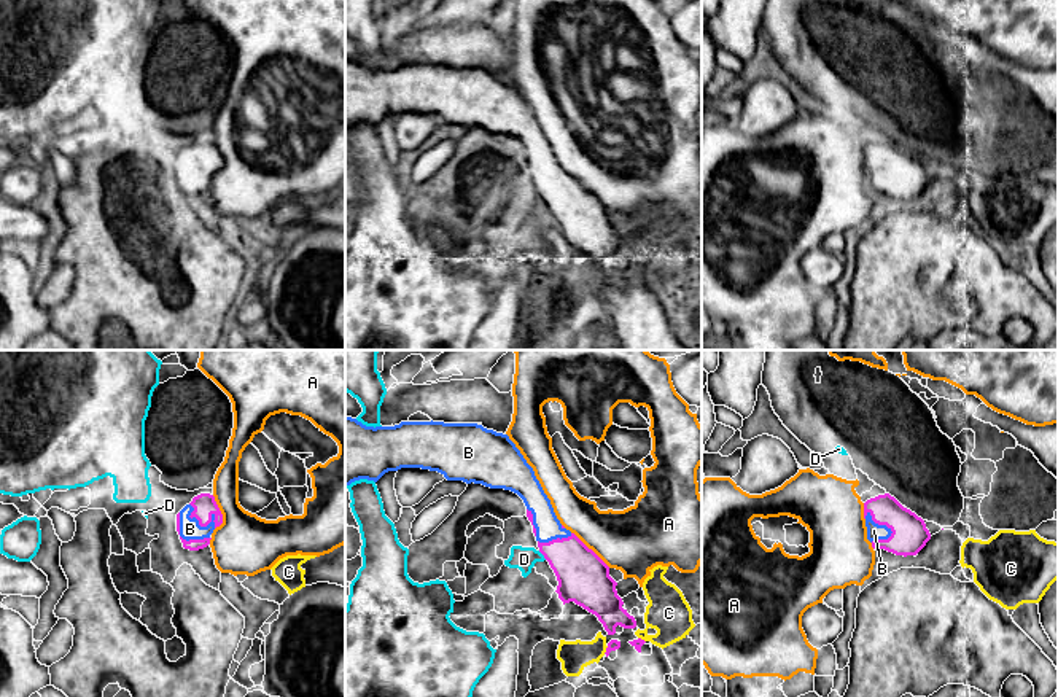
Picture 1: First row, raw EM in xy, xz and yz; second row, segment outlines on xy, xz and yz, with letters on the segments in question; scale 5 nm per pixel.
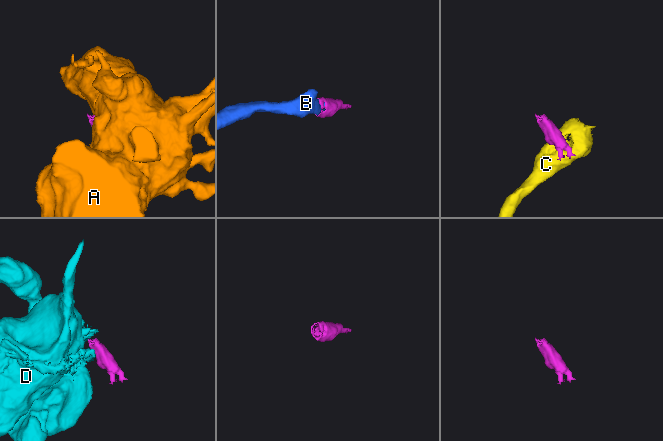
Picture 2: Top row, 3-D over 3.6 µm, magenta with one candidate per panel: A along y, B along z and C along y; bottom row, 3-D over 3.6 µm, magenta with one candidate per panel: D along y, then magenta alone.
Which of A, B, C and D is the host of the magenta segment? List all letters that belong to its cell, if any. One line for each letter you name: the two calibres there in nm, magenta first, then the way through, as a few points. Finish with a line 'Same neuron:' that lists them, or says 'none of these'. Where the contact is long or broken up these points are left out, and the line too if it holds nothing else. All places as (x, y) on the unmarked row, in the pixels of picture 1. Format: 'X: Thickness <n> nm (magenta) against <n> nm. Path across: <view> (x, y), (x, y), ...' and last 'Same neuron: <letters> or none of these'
B: Thickness 120 nm (magenta) against 110 nm. Path across: xy (204, 148), (199, 167), (190, 172)
Same neuron: B

